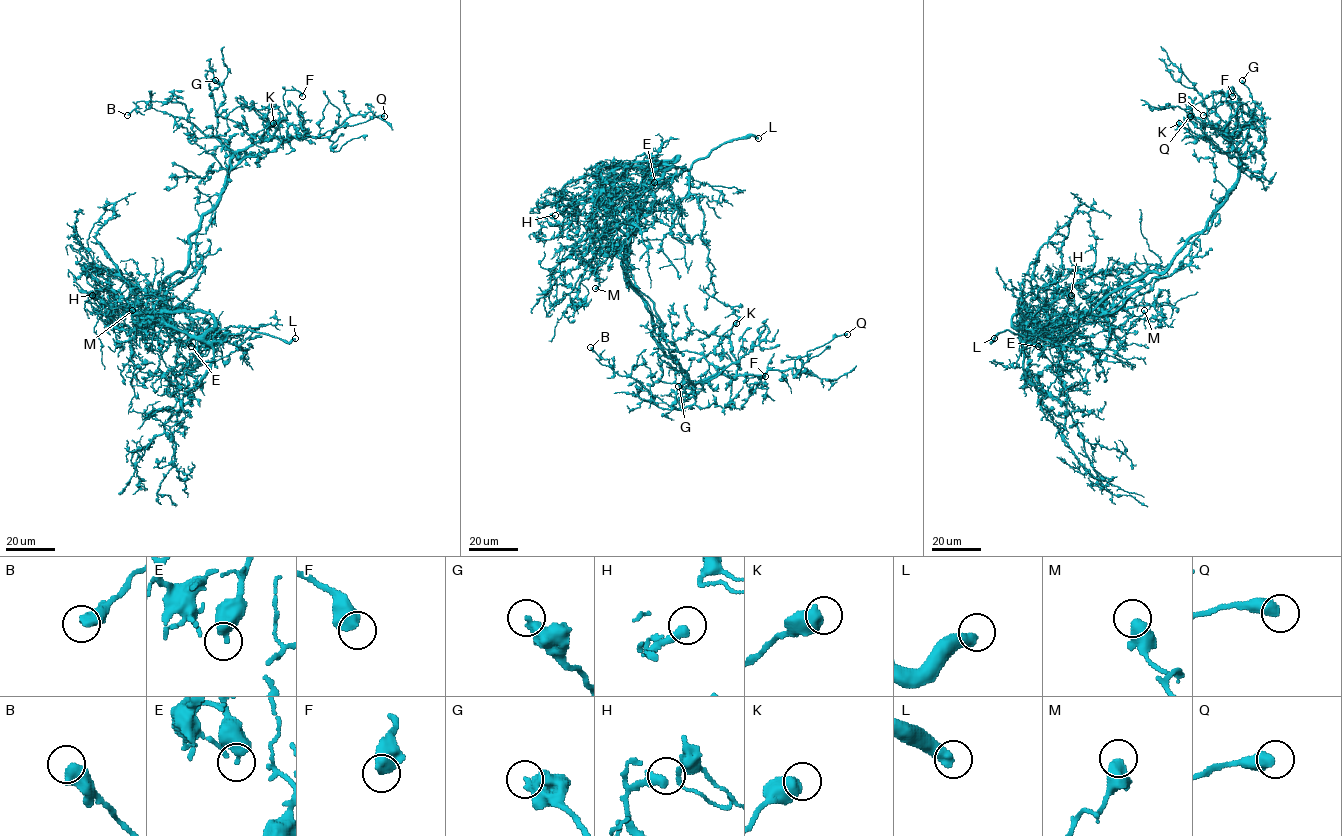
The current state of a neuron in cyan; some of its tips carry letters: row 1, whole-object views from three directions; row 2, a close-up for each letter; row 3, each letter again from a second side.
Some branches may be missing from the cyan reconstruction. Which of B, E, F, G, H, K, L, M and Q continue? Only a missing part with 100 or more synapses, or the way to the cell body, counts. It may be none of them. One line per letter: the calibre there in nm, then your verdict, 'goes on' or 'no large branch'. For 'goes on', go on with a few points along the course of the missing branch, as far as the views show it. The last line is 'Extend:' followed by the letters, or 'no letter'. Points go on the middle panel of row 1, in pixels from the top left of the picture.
B: 480 nm | no large branch
E: 500 nm | no large branch
F: 600 nm | no large branch
G: 340 nm | no large branch
H: 400 nm | no large branch
K: 600 nm | no large branch
L: 460 nm | goes on
M: 360 nm | no large branch
Q: 500 nm | no large branch
Extend: L

